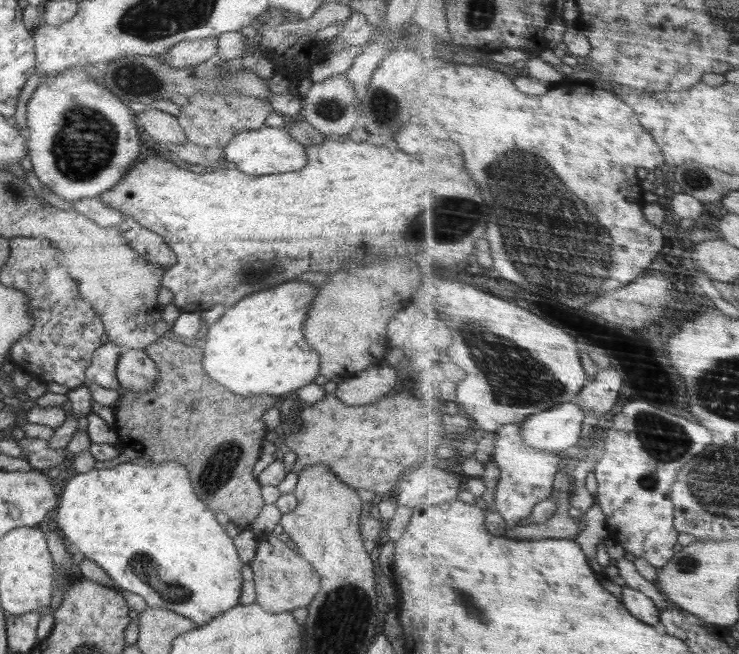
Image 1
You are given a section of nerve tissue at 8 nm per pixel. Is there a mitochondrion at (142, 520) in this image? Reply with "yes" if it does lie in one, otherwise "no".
no

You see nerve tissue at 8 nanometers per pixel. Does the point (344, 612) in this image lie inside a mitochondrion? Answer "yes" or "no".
yes

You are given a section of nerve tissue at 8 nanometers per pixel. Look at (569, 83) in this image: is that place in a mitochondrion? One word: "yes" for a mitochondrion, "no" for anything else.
no

